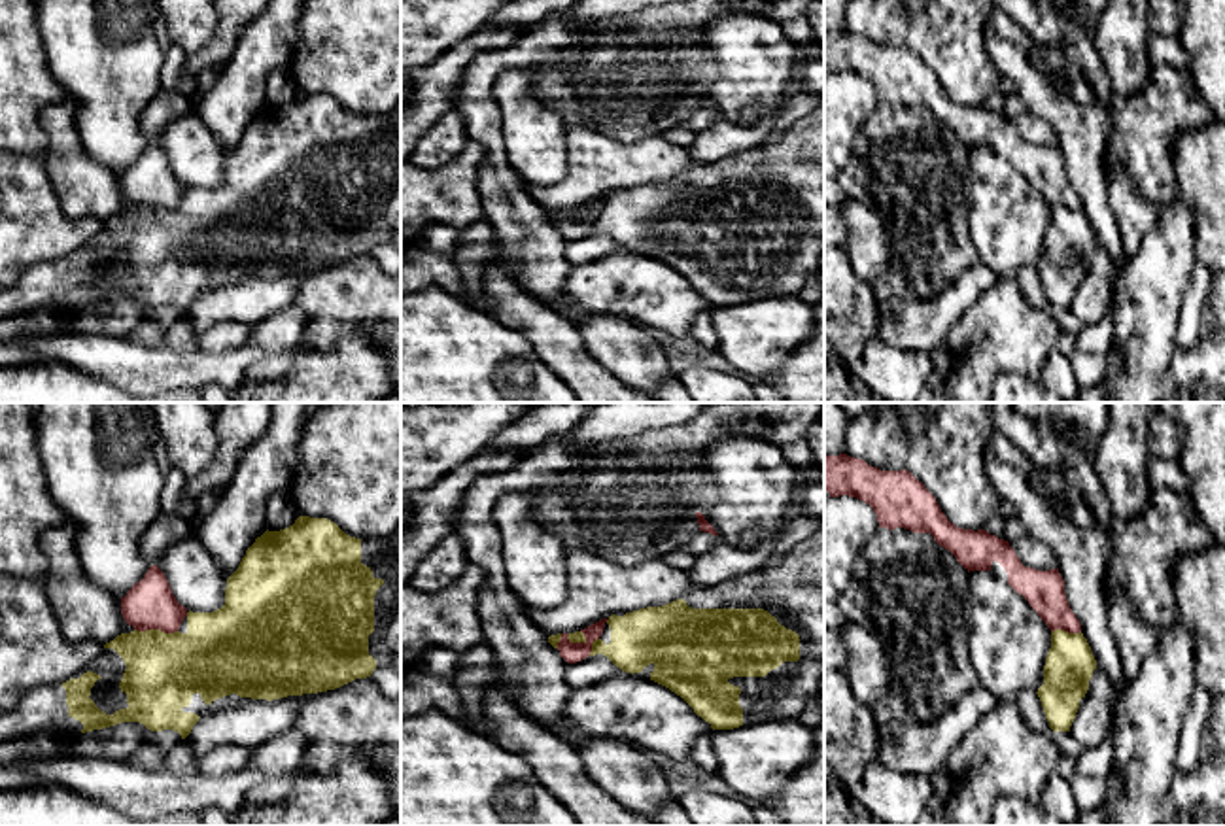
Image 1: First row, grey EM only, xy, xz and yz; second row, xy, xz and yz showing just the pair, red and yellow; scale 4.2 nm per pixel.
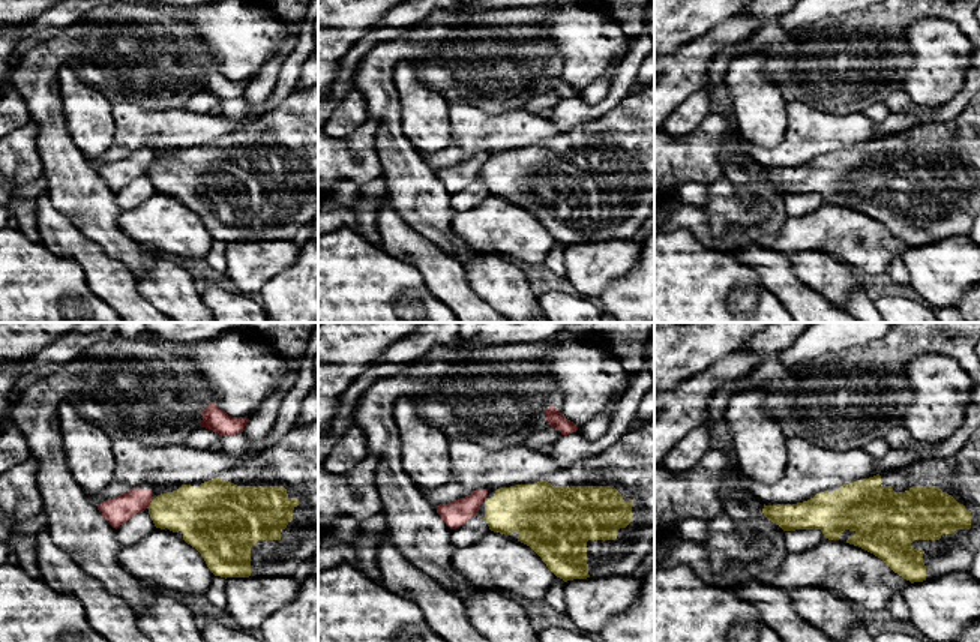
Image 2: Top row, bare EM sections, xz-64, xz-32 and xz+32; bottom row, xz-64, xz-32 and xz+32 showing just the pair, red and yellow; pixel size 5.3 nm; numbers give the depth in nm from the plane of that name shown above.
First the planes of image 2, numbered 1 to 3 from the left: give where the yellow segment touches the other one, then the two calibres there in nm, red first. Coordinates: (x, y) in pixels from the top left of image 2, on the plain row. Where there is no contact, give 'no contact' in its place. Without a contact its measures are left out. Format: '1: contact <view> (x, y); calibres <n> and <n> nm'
1: contact xz-64 (147, 170); calibres 140 and 260 nm
2: no contact
3: no contact

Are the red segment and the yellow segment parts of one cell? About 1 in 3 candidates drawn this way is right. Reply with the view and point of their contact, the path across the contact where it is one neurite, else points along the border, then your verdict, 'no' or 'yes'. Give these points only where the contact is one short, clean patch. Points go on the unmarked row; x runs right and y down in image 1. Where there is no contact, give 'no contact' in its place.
xy (155, 205) | along xy (135, 205), (176, 208) | no

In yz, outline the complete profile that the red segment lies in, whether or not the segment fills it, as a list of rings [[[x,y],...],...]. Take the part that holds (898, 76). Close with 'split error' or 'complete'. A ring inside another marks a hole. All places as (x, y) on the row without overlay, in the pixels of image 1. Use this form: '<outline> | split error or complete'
[[[824,30],[824,66],[868,79],[879,104],[930,110],[970,147],[992,147],[1021,170],[1051,208],[1079,210],[1059,146],[1027,144],[1011,121],[985,106],[962,106],[947,96],[936,74],[909,47],[881,47],[847,30]]] | split error

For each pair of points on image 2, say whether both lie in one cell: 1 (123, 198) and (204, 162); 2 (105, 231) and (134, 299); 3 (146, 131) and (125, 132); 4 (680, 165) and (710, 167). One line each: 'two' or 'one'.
1: two
2: two
3: one
4: one

